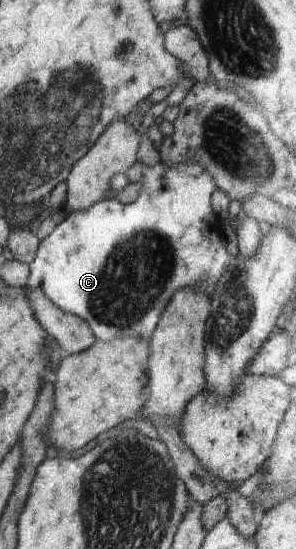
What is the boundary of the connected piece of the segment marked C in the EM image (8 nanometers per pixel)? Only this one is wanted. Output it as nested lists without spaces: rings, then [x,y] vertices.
[[[136,161],[123,174],[128,177],[129,182],[142,182],[140,193],[134,202],[123,205],[118,200],[100,199],[91,206],[88,206],[87,210],[76,210],[69,214],[68,217],[64,218],[63,222],[50,231],[48,236],[40,241],[36,257],[34,257],[29,266],[29,276],[26,285],[28,288],[42,290],[44,295],[62,311],[80,316],[80,319],[83,319],[90,326],[95,339],[103,342],[111,342],[113,339],[122,338],[126,335],[133,338],[144,337],[149,340],[156,329],[156,325],[158,325],[165,307],[171,302],[172,296],[178,290],[191,288],[193,284],[206,283],[208,291],[211,292],[225,268],[231,264],[230,255],[224,245],[223,234],[217,215],[214,213],[210,203],[211,195],[217,188],[215,178],[200,164],[188,163],[170,166],[169,164],[158,162],[153,167],[148,167]]]

